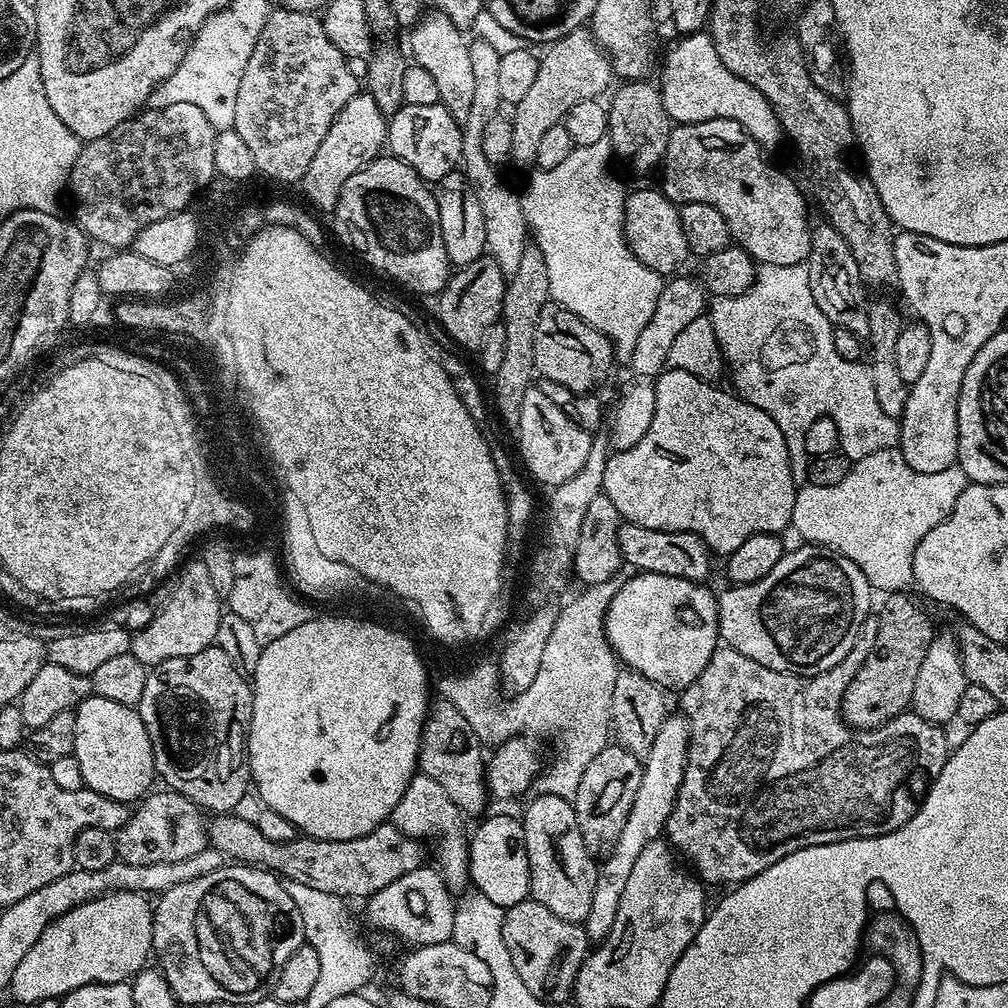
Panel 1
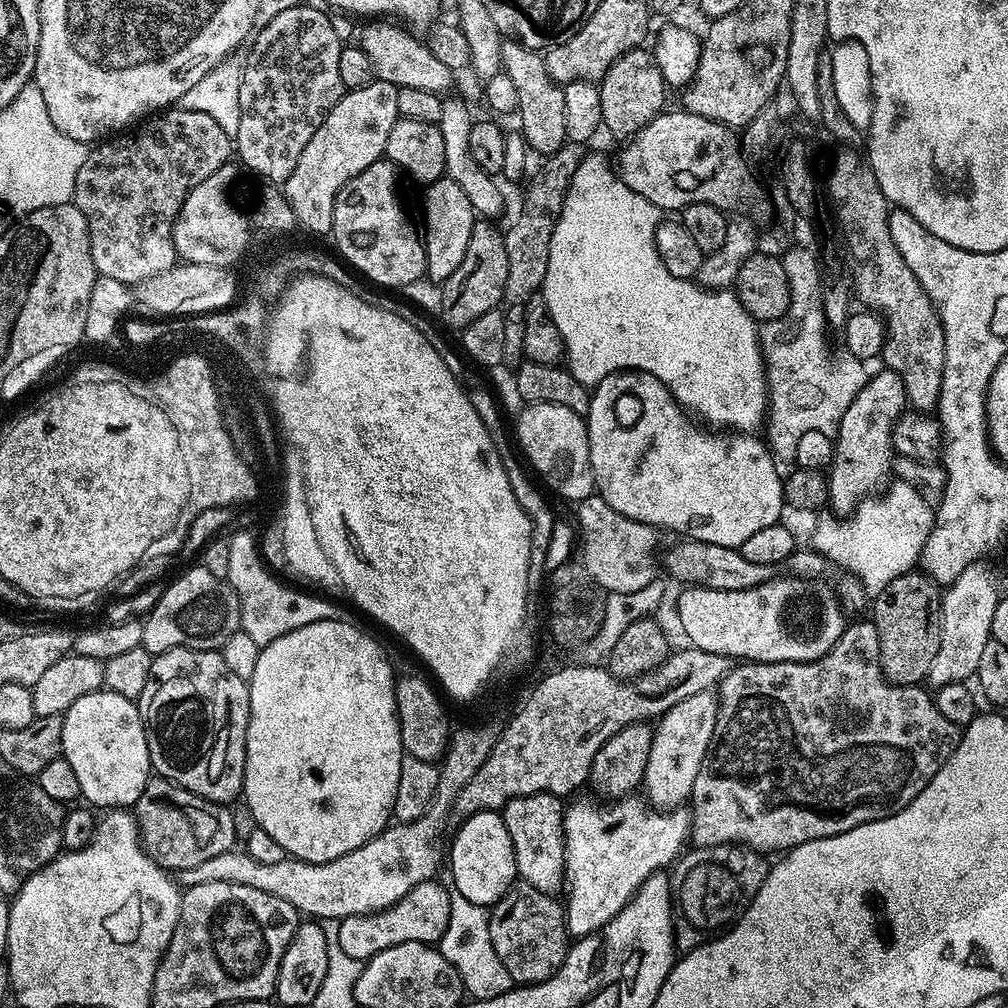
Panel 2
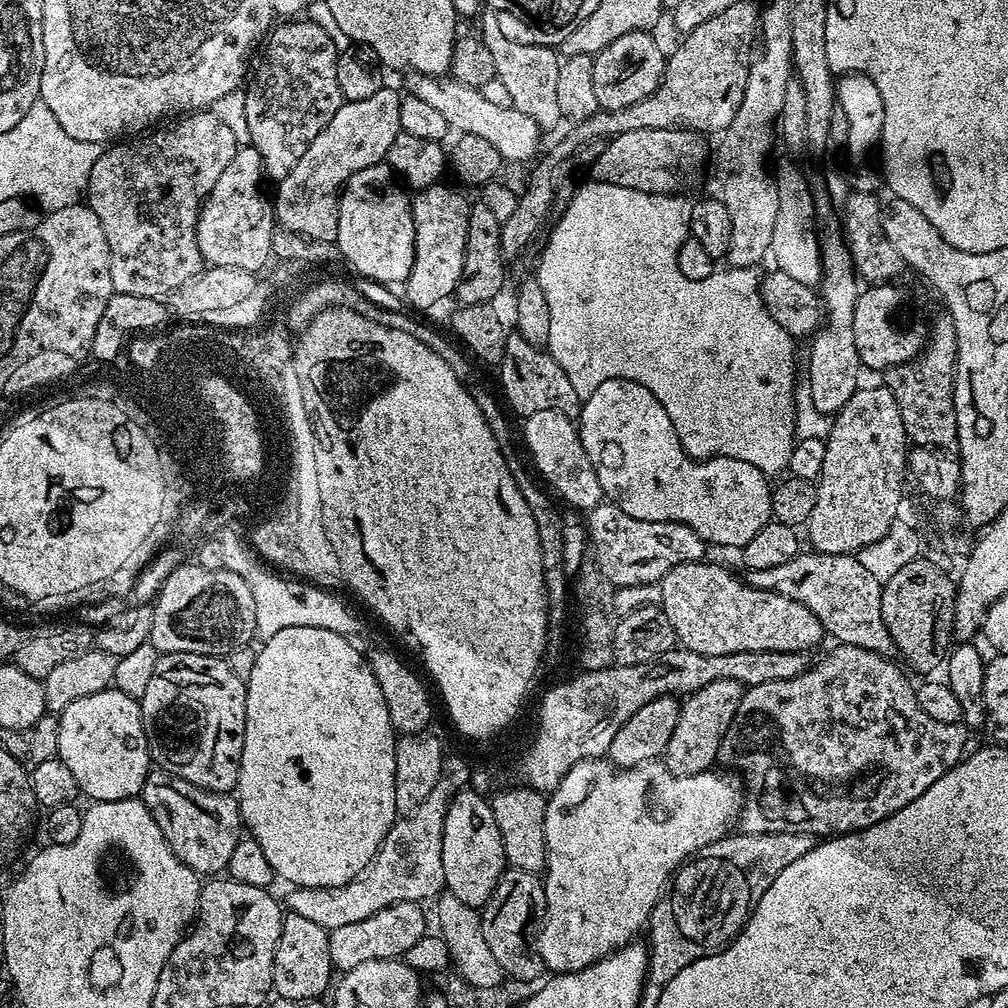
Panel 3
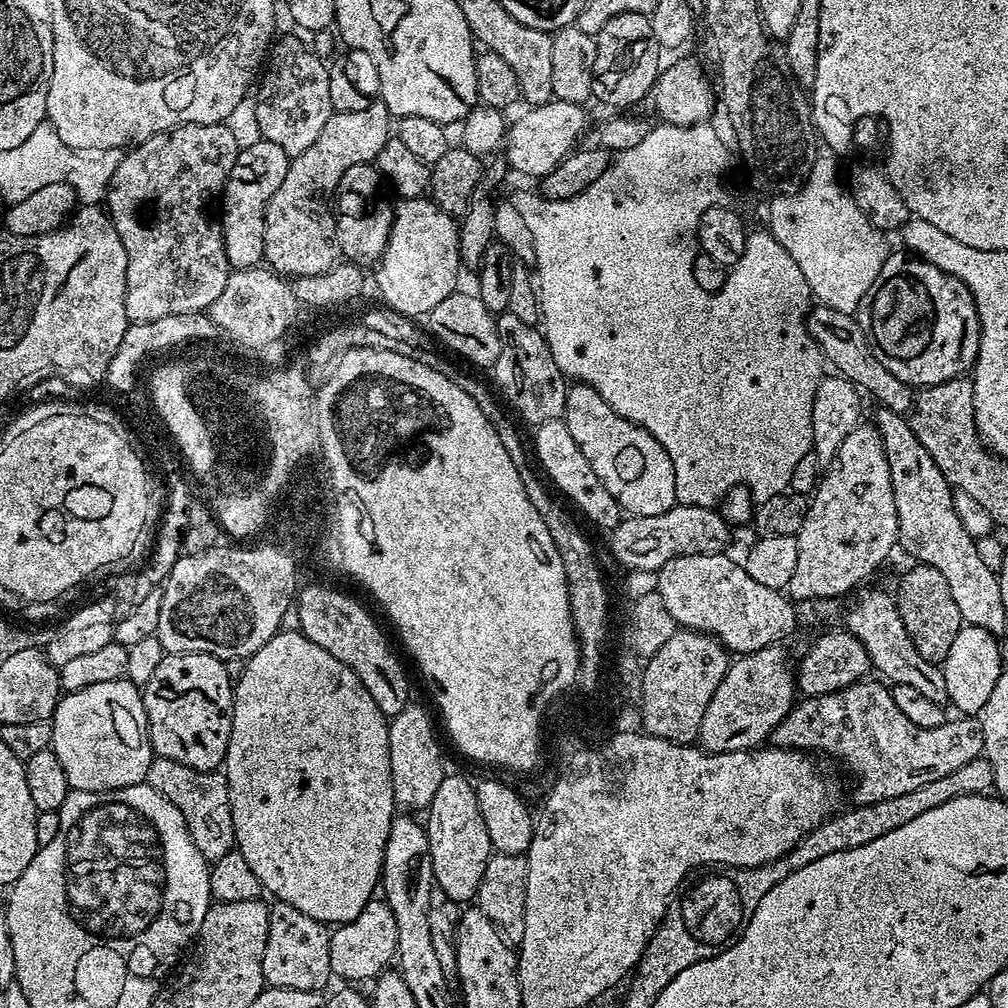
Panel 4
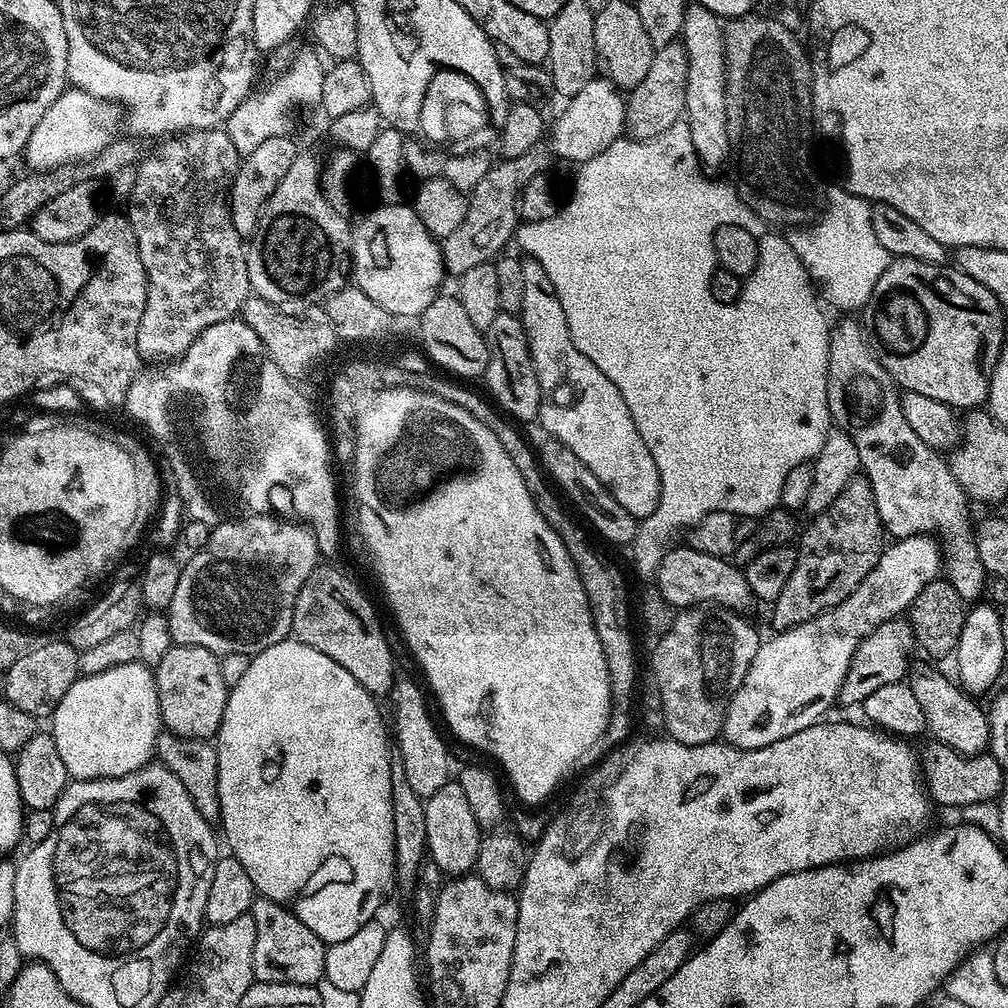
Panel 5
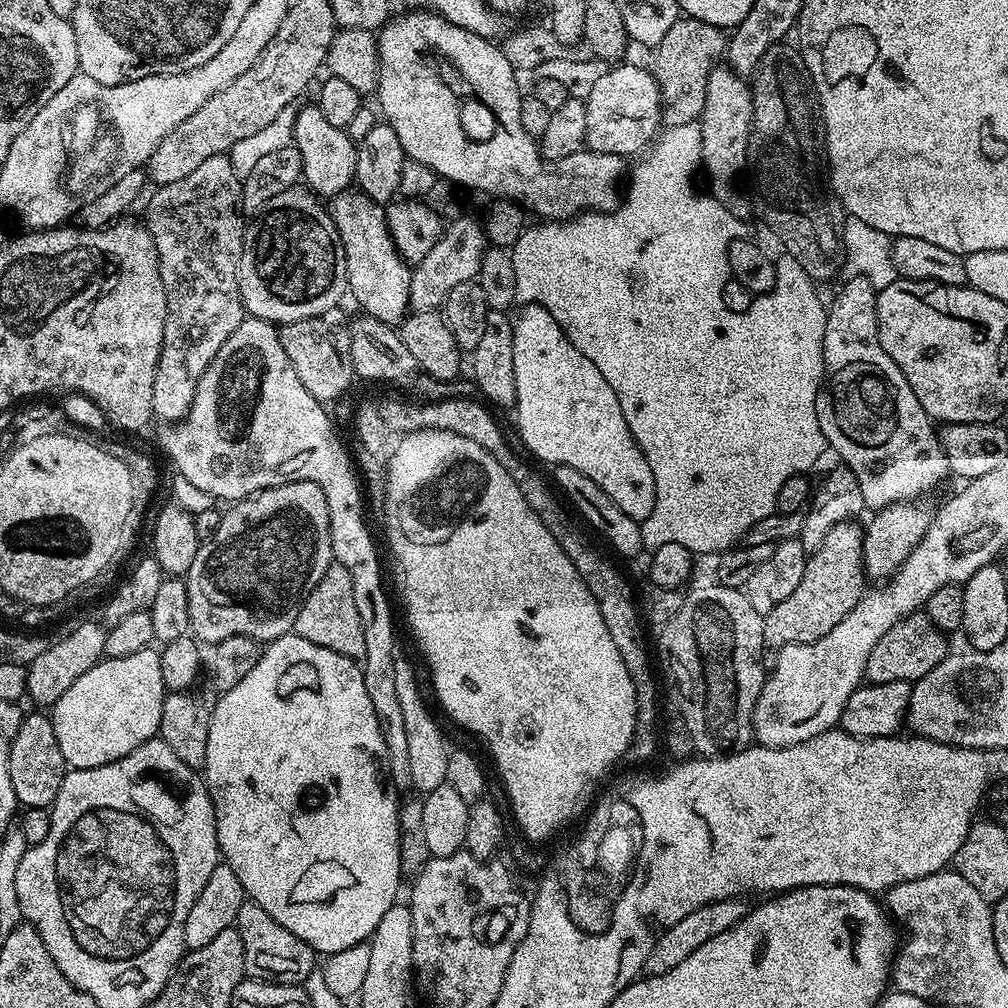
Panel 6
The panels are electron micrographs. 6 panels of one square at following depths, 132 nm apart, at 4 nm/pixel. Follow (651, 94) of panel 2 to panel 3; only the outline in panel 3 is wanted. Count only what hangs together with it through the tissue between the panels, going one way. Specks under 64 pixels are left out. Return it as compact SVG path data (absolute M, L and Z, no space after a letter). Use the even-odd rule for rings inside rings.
M651 31L631 32L618 42L614 42L605 52L596 53L594 66L594 94L598 97L598 106L606 112L622 110L626 106L634 106L642 102L660 85L664 76L666 63L665 49L654 42Z

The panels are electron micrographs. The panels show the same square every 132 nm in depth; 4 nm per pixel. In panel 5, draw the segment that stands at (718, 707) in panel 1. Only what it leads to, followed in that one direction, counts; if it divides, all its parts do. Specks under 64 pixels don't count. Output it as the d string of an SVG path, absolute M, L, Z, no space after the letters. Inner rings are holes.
M928 742L924 752L922 748L922 779L929 797L935 803L937 800L938 803L949 804L952 808L964 808L967 804L984 804L987 800L995 801L1005 787L1006 773L990 754L961 756L958 750L950 746Z

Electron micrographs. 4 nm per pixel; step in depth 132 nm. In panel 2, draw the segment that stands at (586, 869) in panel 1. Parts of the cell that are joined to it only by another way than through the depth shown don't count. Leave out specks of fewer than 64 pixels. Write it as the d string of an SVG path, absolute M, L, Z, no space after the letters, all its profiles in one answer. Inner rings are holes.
M549 792L530 794L522 798L514 798L502 810L506 830L510 830L510 838L514 846L516 871L519 879L536 888L539 892L559 893L559 888L566 884L568 854L565 848L565 801L559 796L551 796Z

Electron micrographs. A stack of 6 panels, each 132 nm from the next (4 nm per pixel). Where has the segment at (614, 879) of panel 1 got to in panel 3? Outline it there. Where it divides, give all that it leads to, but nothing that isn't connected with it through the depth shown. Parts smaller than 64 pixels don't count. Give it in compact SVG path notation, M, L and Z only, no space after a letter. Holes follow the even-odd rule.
M719 680L702 686L681 703L678 726L674 728L674 734L670 734L670 742L662 757L664 765L675 776L693 776L706 772L717 763L716 755L722 746L724 735L736 717L744 691L744 685L738 682Z

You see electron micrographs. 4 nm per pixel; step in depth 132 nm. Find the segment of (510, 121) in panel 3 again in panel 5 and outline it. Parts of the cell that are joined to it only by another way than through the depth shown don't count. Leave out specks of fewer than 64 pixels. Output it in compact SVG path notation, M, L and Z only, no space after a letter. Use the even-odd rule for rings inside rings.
M597 78L586 82L586 87L565 104L568 105L561 110L560 117L550 124L550 148L557 157L583 162L594 158L594 154L602 154L602 150L625 135L626 100L621 89L609 80Z

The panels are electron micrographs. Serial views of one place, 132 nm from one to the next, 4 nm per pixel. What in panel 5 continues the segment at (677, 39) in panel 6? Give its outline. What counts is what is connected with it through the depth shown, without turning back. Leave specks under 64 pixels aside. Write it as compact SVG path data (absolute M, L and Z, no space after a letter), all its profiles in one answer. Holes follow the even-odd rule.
M672 41L657 49L652 56L646 77L626 98L625 131L633 140L649 140L665 133L684 116L688 58L683 43Z

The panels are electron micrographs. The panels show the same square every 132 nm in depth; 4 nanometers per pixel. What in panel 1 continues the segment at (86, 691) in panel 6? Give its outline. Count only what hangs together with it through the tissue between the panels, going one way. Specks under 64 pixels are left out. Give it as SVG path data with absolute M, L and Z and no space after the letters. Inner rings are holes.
M95 694L77 704L74 711L74 754L78 758L78 766L82 766L84 787L111 800L139 801L153 787L152 780L156 776L152 743L139 711Z

